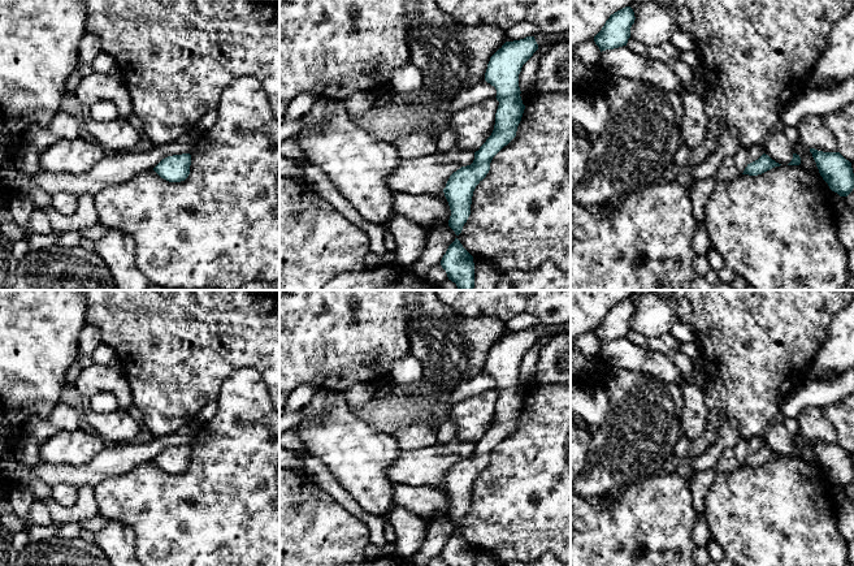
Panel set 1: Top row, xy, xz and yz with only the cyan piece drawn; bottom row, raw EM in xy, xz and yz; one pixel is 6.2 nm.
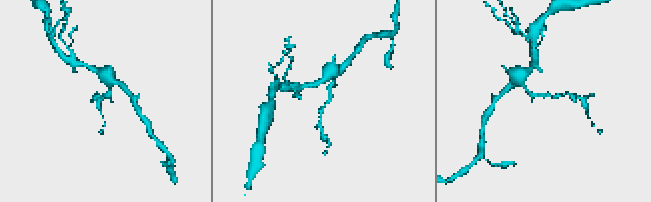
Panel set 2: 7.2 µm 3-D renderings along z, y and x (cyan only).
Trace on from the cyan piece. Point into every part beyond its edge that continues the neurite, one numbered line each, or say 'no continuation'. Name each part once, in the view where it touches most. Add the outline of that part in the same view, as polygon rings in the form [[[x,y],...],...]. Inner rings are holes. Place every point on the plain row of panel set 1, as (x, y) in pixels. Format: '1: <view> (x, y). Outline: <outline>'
no continuation

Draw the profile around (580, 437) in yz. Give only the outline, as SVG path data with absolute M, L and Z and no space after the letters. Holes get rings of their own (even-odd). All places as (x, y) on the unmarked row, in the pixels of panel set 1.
M571 422L571 491L575 478L586 465L593 429L588 425L581 428Z

